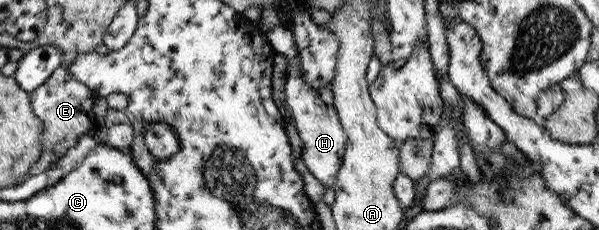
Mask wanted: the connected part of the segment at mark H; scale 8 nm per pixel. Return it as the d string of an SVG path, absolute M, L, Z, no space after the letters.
M276 26L266 34L266 37L269 39L270 45L274 49L278 49L278 53L284 54L289 61L285 91L286 103L288 103L292 115L294 115L296 131L300 139L302 139L301 153L306 169L328 189L336 182L336 176L338 176L338 170L342 166L342 158L348 142L346 132L340 123L337 109L324 103L319 96L319 92L314 91L310 85L304 83L304 75L300 73L300 59L298 59L296 43L294 43L293 36L287 27Z

